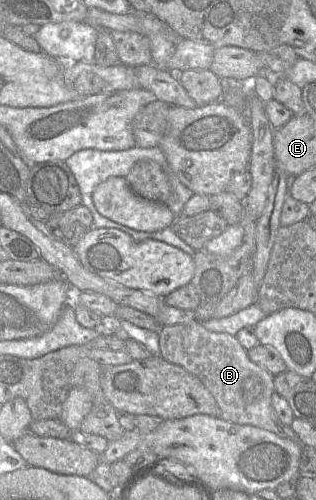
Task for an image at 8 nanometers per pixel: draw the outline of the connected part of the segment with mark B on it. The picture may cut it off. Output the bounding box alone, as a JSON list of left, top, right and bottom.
[159,319,299,443]

